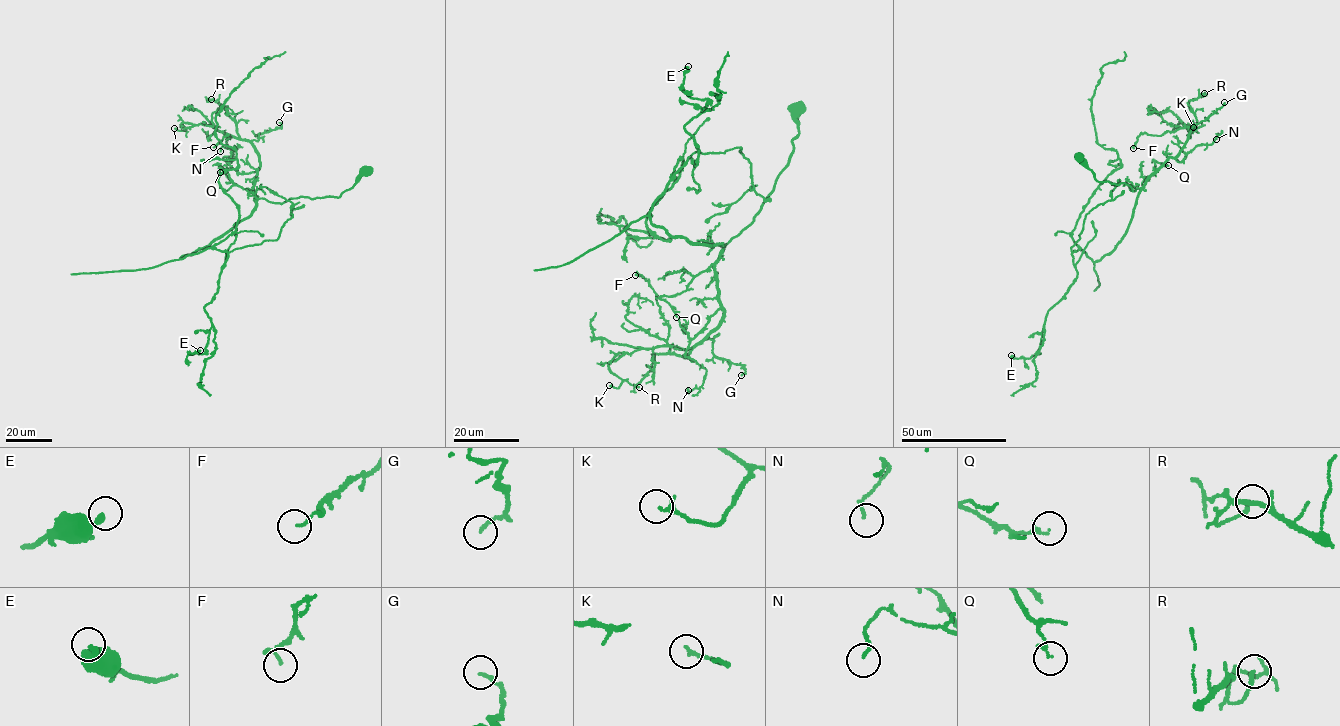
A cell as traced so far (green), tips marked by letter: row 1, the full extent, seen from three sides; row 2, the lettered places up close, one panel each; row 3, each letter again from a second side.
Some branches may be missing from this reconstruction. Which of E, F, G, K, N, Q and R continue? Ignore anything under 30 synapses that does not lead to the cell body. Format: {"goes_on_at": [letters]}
{"goes_on_at": []}

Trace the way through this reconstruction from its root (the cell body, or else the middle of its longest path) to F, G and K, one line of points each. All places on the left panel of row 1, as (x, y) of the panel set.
F: (367, 170), (339, 197), (274, 203), (256, 197), (253, 144), (226, 140), (227, 134), (213, 147)
G: (367, 170), (337, 197), (257, 198), (259, 160), (251, 141), (279, 122)
K: (367, 170), (339, 197), (274, 203), (256, 197), (253, 144), (209, 124), (174, 128)

